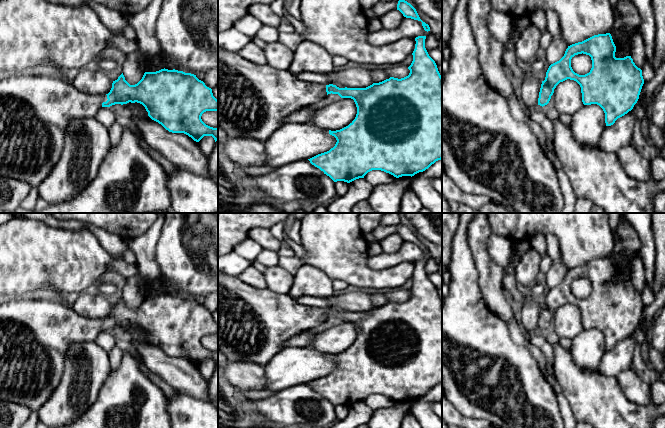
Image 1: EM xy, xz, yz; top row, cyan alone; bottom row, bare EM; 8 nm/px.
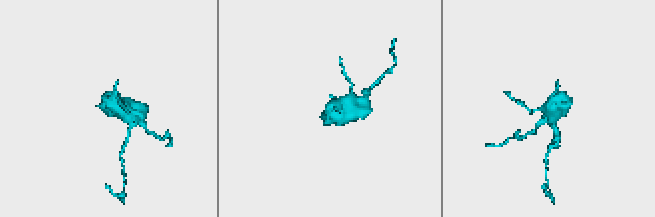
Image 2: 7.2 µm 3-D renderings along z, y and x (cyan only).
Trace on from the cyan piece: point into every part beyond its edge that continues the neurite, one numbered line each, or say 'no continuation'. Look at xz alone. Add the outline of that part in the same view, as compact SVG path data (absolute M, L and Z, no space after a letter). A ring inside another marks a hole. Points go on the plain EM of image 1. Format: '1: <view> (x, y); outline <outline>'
1: xz (254, 324); outline M218 270L218 348L228 362L250 362L265 367L292 337L327 320L326 309L296 303L289 294L258 289Z

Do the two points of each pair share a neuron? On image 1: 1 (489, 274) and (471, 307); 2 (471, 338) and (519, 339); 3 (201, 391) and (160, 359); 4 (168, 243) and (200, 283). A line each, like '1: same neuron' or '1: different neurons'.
1: different neurons
2: different neurons
3: same neuron
4: same neuron

